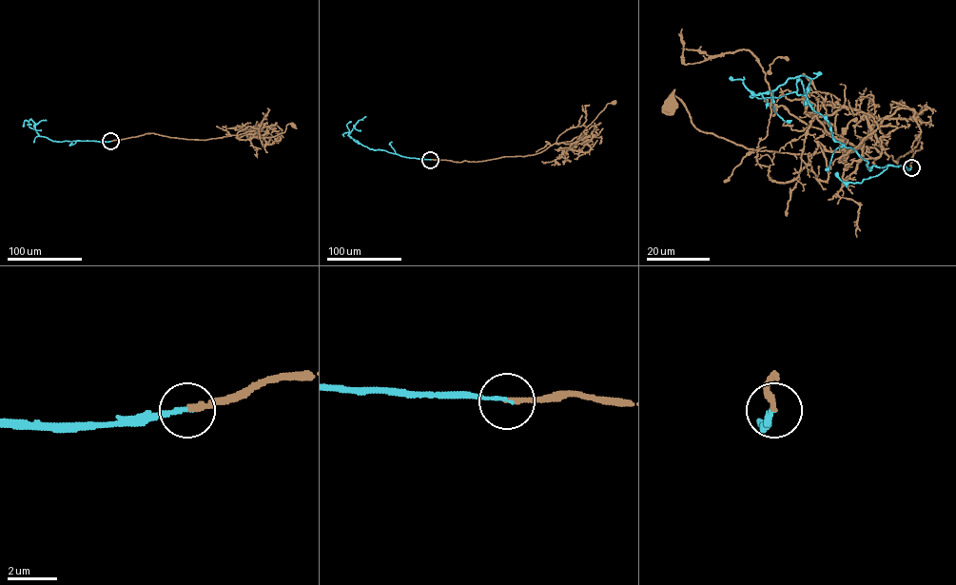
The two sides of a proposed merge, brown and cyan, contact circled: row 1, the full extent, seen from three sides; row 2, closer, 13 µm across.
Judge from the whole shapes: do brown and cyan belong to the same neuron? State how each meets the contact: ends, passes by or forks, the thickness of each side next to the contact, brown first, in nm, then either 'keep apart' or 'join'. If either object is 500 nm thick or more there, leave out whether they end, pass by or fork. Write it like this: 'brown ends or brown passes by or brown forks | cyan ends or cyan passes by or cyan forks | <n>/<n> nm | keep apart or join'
brown ends | cyan ends | 200/160 nm | join

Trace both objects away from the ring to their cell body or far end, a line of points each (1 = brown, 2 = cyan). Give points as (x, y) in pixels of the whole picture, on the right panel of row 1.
1: (911, 167), (919, 134), (897, 162), (848, 142), (842, 162), (850, 151), (748, 149), (673, 103)
2: (911, 167), (870, 170), (809, 104), (805, 76), (754, 95), (741, 79), (729, 79)

